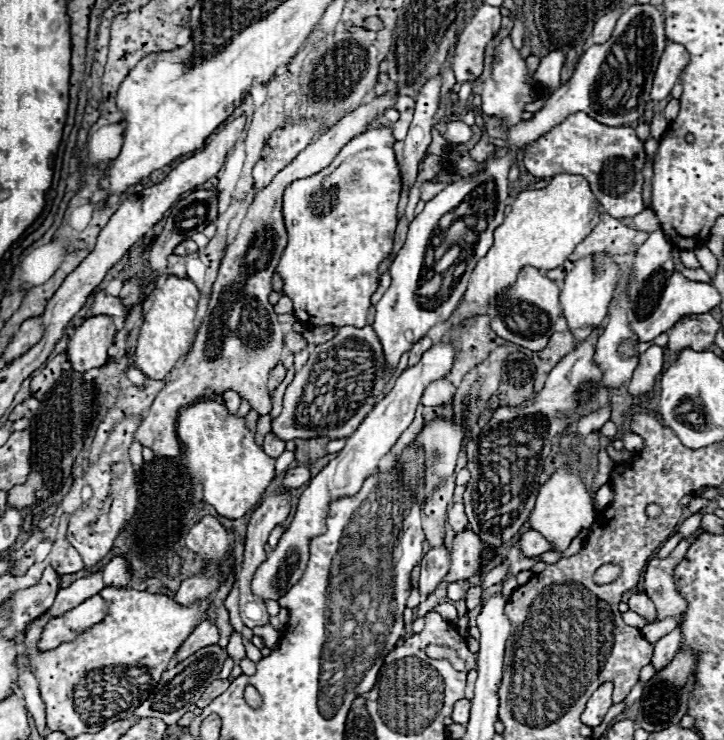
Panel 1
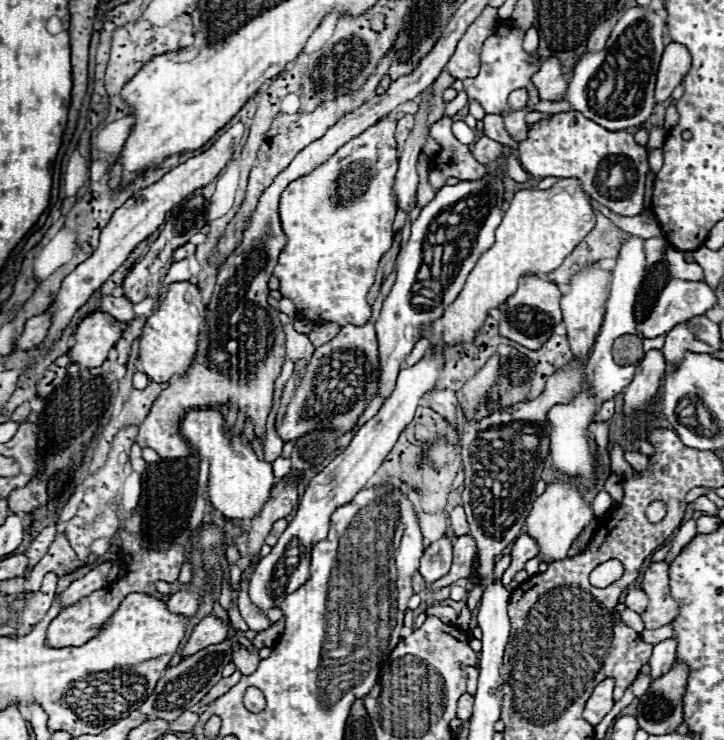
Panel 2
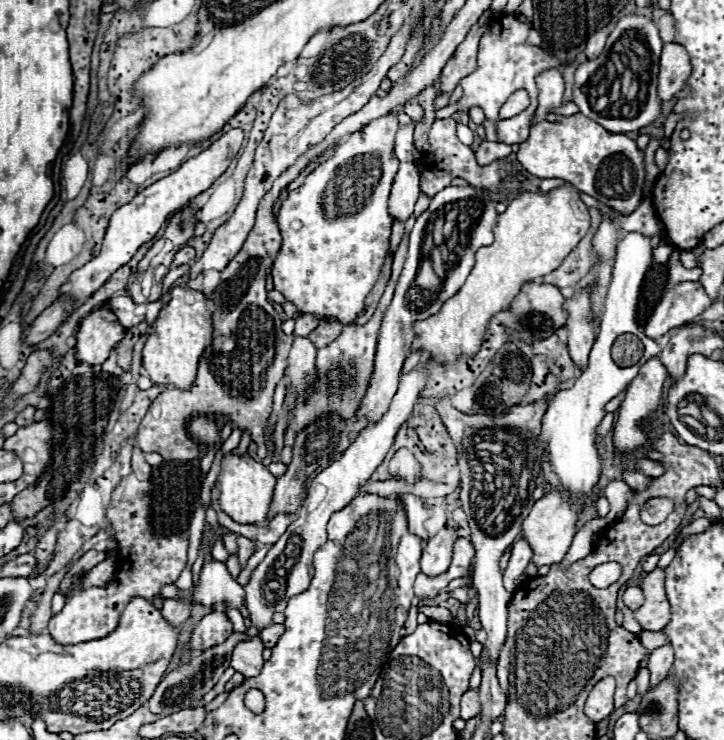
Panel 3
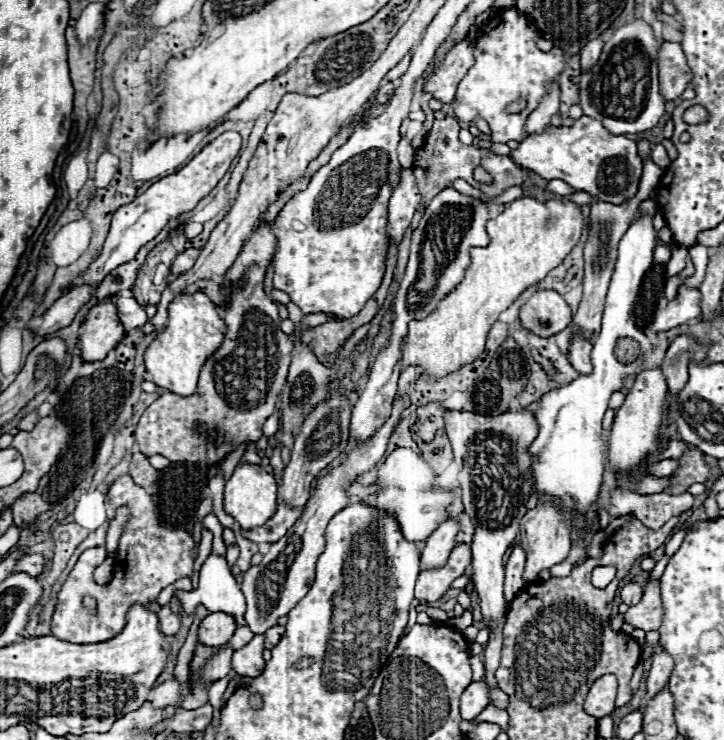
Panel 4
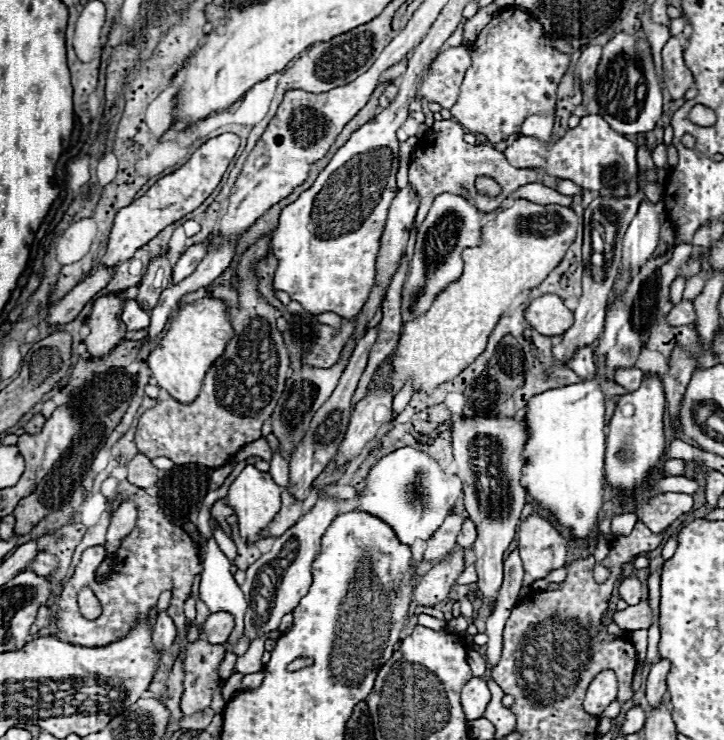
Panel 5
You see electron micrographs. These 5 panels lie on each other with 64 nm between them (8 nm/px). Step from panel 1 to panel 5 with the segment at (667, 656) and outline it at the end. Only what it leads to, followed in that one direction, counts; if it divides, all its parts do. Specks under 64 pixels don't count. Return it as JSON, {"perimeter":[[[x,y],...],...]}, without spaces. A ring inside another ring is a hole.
{"perimeter":[[[658,660],[656,664],[652,664],[652,670],[648,674],[648,682],[646,682],[646,702],[650,706],[658,706],[660,700],[666,694],[666,676],[670,672],[670,662],[668,660]]]}

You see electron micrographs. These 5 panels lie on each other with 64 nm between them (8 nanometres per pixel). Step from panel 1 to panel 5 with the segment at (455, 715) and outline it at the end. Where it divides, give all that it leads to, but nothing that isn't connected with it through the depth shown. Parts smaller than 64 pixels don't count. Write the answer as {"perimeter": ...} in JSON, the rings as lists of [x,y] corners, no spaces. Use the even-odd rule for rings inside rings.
{"perimeter":[[[472,678],[462,688],[462,710],[466,720],[482,718],[486,706],[490,702],[490,690],[484,678]]]}

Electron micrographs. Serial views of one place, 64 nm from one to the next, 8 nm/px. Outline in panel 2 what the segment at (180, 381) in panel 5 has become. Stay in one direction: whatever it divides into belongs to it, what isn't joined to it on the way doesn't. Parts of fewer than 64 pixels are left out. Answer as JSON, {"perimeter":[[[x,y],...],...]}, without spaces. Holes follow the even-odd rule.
{"perimeter":[[[172,282],[168,286],[166,298],[160,302],[158,310],[146,320],[144,332],[140,336],[140,370],[154,382],[168,382],[176,374],[186,374],[190,362],[196,354],[198,334],[202,330],[202,316],[198,306],[202,296],[198,288],[190,282]]]}

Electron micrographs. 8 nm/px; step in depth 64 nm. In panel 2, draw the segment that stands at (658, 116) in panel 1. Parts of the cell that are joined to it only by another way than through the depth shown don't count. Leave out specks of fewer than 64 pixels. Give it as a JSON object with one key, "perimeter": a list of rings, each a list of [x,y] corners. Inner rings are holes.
{"perimeter":[[[655,126],[649,132],[649,140],[646,146],[648,146],[648,148],[660,148],[662,142],[664,142],[664,138],[666,138],[666,131],[663,126]]]}

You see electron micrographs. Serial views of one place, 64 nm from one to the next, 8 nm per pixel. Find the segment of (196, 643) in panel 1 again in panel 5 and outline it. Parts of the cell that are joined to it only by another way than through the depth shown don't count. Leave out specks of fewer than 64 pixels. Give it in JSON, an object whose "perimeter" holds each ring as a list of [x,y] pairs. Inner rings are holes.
{"perimeter":[[[216,612],[206,618],[202,624],[204,630],[204,640],[210,644],[224,644],[234,630],[234,618],[228,612]]]}

